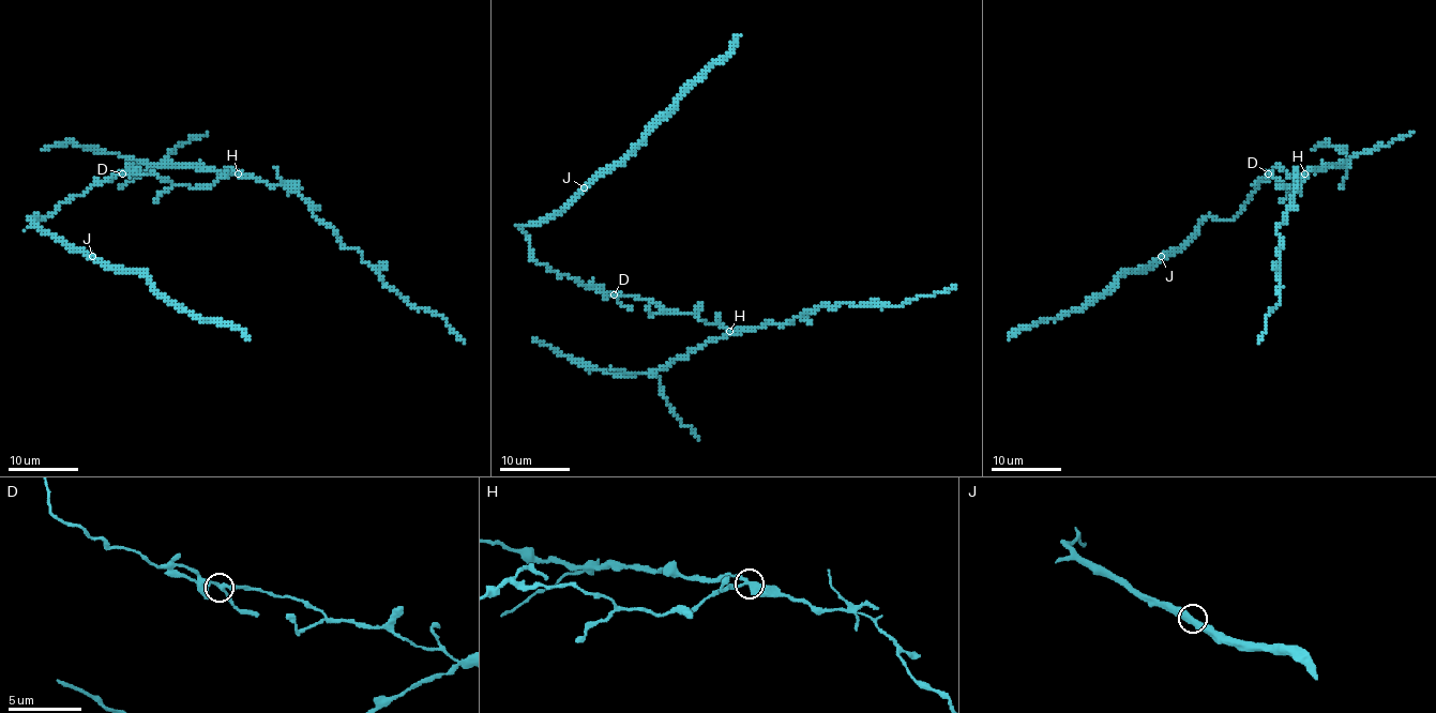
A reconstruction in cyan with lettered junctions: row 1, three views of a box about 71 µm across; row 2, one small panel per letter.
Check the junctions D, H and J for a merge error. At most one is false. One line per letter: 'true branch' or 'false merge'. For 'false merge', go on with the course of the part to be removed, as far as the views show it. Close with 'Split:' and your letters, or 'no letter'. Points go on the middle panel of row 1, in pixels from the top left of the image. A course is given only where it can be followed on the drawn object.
D: true branch
H: false merge; foreign part runs (729, 332), (782, 324), (825, 304), (833, 308), (847, 302), (855, 307), (902, 305), (945, 293), (956, 284)
J: true branch
Split: H

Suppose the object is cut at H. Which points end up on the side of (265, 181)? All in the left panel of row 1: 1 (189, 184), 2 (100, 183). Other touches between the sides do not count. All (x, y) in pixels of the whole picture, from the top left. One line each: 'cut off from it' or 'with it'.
1: cut off from it
2: cut off from it

